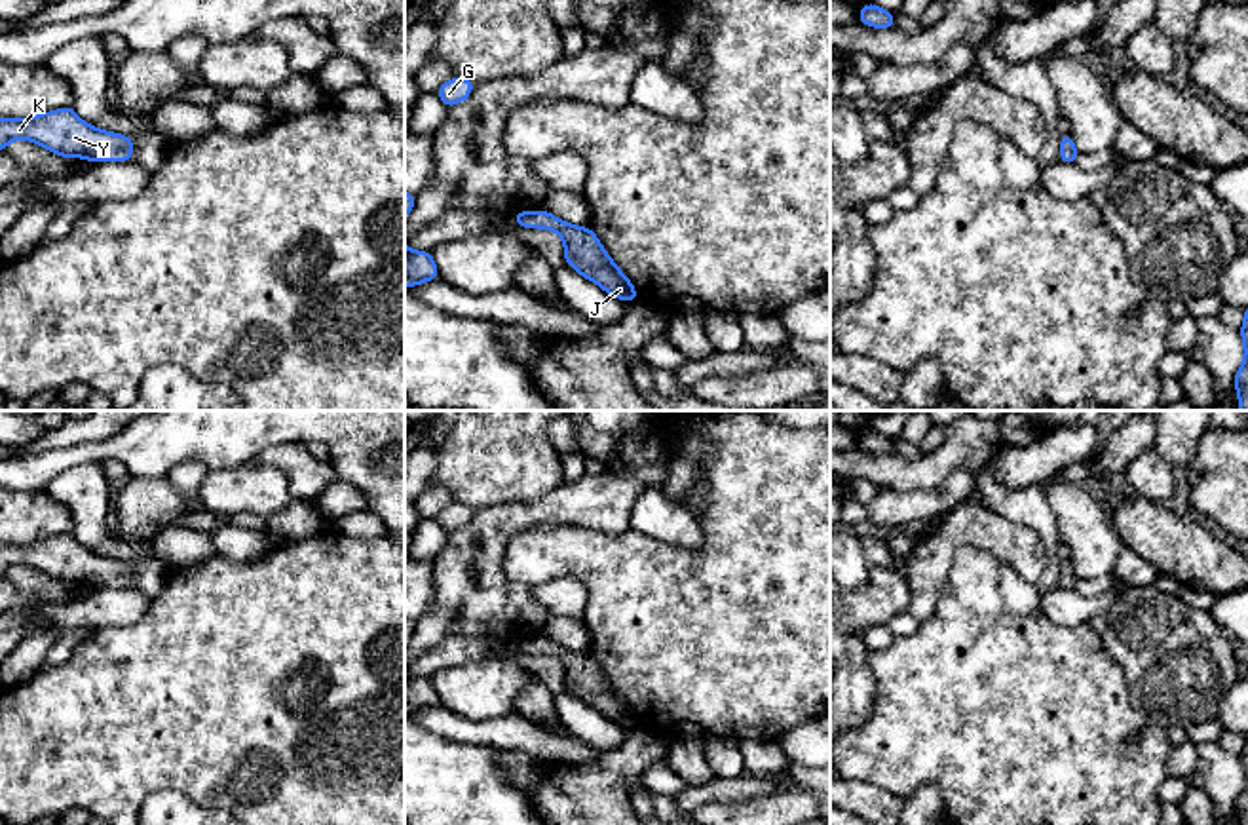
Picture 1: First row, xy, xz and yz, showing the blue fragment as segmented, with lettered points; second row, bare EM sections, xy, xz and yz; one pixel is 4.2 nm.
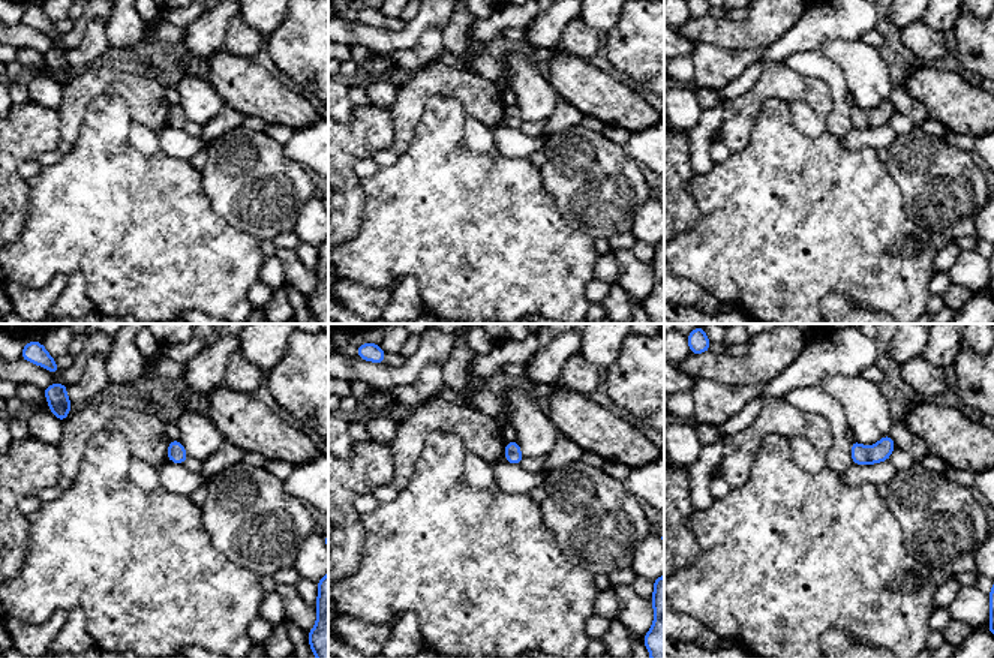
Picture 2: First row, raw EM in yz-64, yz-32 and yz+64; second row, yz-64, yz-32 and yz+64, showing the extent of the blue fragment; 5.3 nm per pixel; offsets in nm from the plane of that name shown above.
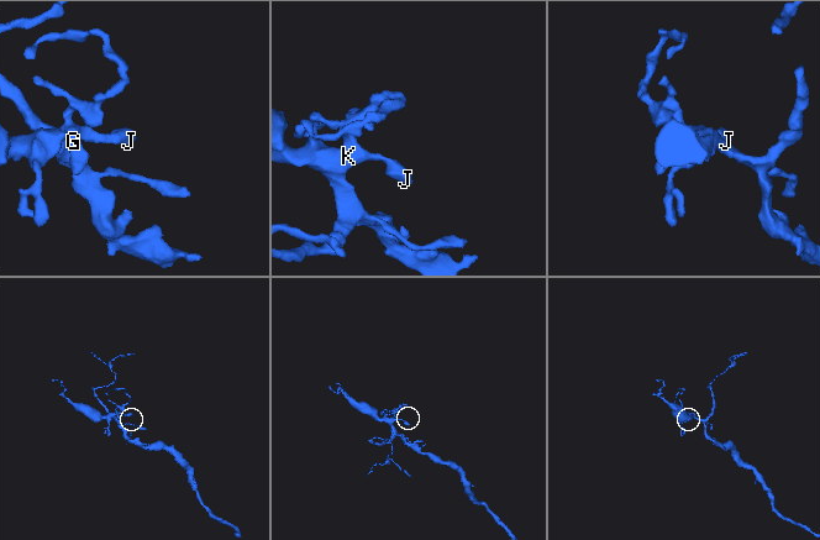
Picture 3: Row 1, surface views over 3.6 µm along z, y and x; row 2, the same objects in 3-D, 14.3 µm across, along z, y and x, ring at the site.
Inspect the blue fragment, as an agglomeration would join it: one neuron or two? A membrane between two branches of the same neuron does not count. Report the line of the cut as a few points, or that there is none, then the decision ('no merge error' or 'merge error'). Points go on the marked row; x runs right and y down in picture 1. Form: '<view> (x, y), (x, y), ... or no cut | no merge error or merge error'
no cut | no merge error

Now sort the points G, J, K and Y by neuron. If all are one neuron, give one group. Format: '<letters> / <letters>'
G J K Y

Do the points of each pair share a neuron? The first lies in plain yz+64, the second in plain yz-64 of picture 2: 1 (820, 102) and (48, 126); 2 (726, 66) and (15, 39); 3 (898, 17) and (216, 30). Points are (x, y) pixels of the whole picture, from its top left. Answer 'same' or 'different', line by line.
1: different
2: different
3: same

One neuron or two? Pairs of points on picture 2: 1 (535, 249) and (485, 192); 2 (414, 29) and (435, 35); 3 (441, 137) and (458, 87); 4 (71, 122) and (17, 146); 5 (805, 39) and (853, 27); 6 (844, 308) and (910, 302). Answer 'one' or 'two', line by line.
1: one
2: two
3: two
4: two
5: one
6: two

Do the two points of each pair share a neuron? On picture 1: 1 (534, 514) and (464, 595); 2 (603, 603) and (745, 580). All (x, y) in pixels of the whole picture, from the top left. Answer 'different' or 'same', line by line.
1: same
2: same

